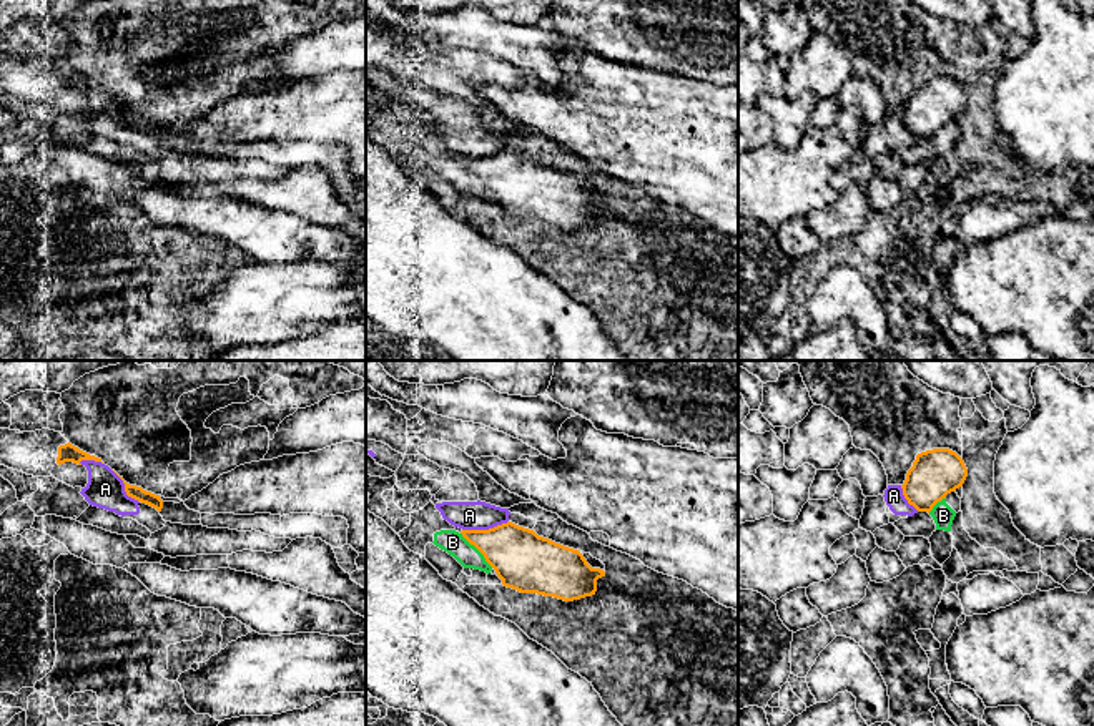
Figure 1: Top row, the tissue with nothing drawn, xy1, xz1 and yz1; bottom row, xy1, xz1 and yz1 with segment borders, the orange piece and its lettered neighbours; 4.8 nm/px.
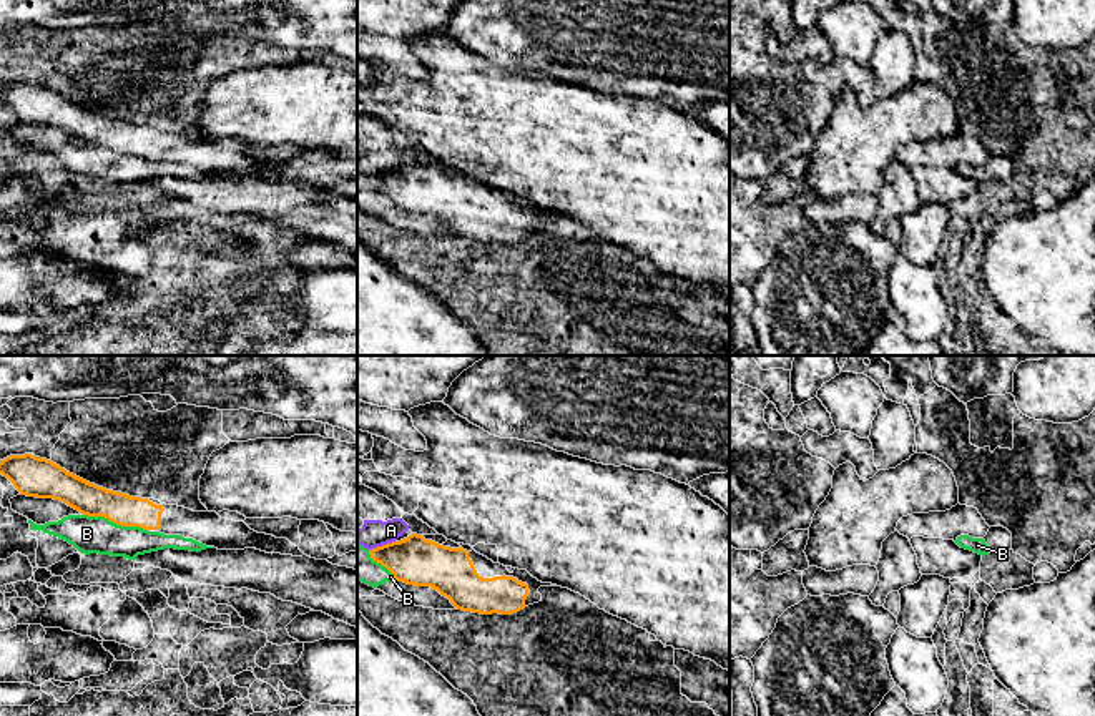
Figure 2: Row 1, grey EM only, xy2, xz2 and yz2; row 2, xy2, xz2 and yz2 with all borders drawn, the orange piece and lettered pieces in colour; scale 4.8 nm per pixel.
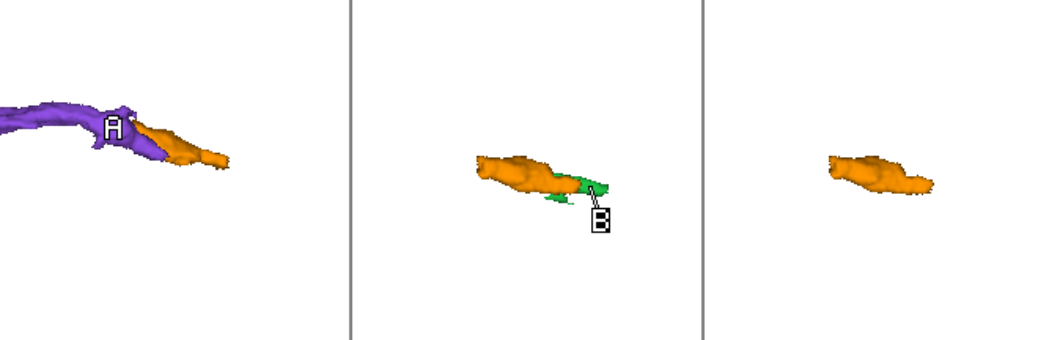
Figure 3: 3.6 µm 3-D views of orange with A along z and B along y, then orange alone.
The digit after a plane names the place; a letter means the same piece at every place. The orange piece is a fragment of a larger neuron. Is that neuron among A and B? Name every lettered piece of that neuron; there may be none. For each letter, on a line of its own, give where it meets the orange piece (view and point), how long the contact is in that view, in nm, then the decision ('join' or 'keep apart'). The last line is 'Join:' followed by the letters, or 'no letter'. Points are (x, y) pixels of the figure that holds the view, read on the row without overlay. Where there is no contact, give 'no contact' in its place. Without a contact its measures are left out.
A: xz1 (484, 158) | 220 nm | keep apart
B: xy2 (113, 150) | 300 nm | keep apart
Join: no letter

